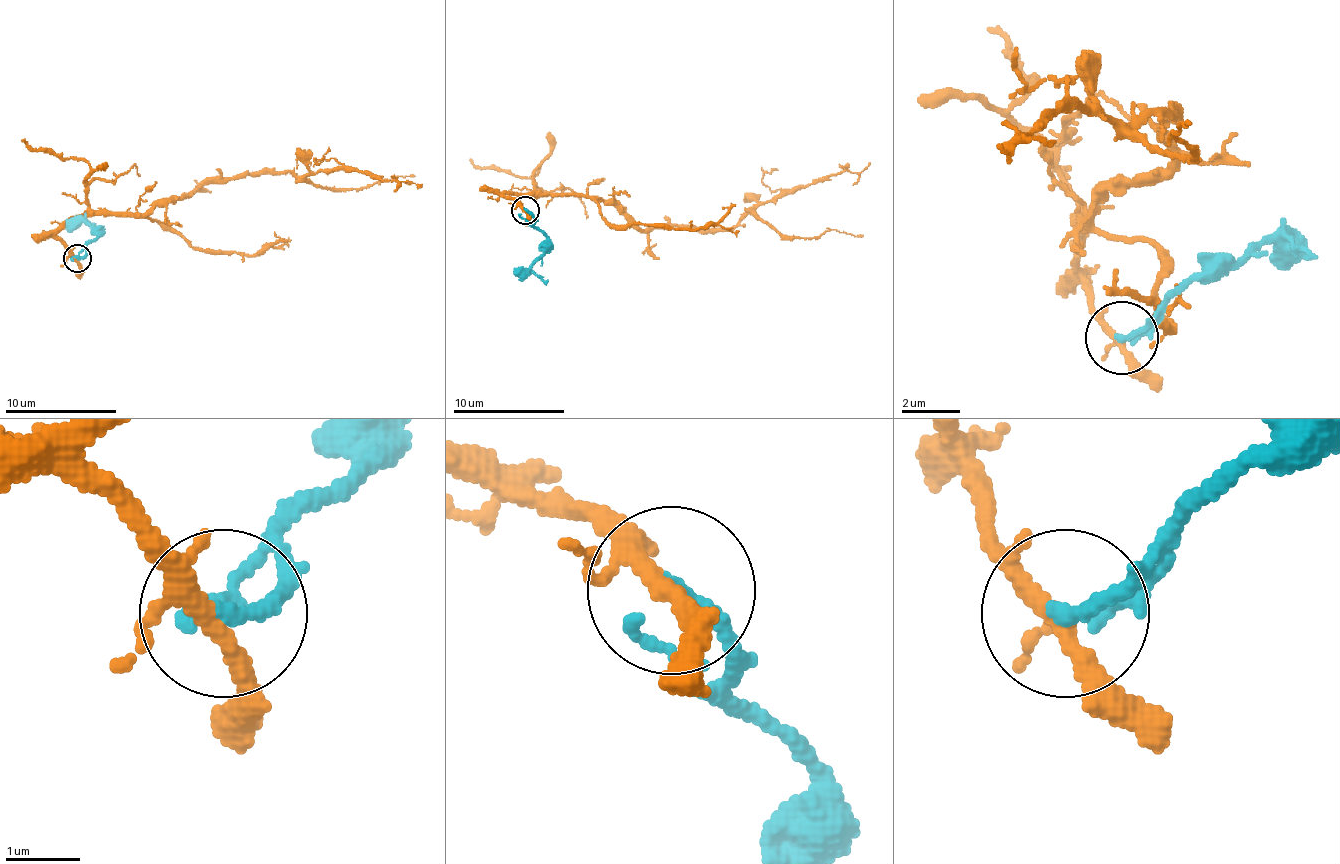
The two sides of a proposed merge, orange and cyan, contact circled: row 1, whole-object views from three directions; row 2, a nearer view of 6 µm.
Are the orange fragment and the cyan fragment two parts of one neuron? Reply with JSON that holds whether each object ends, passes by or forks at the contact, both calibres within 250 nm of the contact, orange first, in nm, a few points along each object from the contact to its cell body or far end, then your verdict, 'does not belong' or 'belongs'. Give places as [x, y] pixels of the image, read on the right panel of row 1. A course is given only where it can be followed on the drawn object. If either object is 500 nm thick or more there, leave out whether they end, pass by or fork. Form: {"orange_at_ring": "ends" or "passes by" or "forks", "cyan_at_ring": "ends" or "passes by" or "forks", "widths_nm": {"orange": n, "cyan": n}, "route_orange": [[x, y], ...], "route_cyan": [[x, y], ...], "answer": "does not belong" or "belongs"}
{"orange_at_ring": "forks", "cyan_at_ring": "ends", "widths_nm": {"orange": 200, "cyan": 220}, "route_orange": [[1119, 336], [1083, 278], [1076, 234], [1105, 198], [1170, 161], [1170, 118], [1112, 125], [1076, 103], [996, 147]], "route_cyan": [[1119, 336], [1134, 336], [1192, 278], [1221, 278], [1279, 234], [1316, 256]], "answer": "does not belong"}

